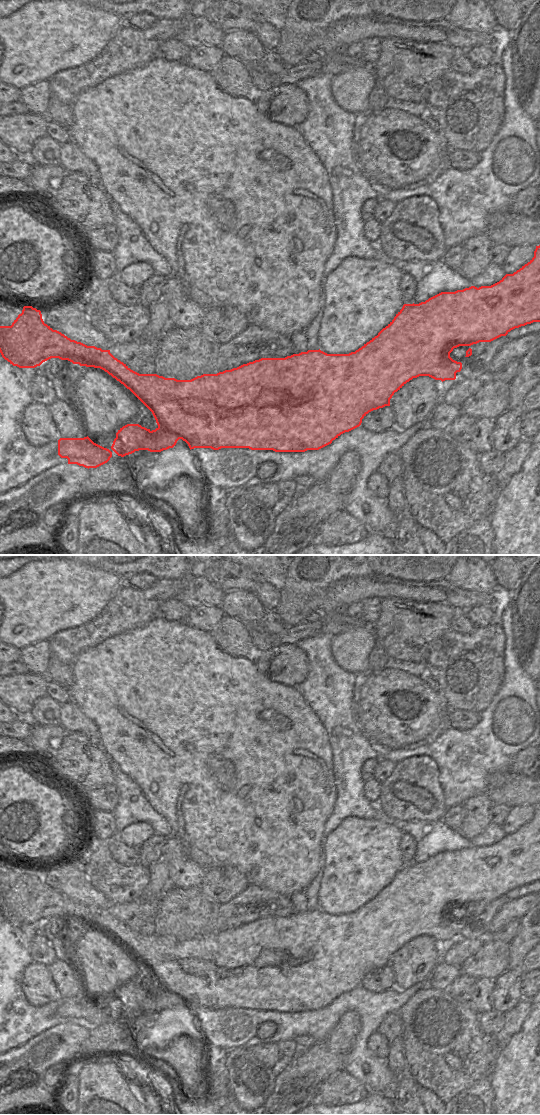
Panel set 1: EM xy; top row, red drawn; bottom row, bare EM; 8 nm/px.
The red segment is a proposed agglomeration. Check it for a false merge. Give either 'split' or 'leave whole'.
split

